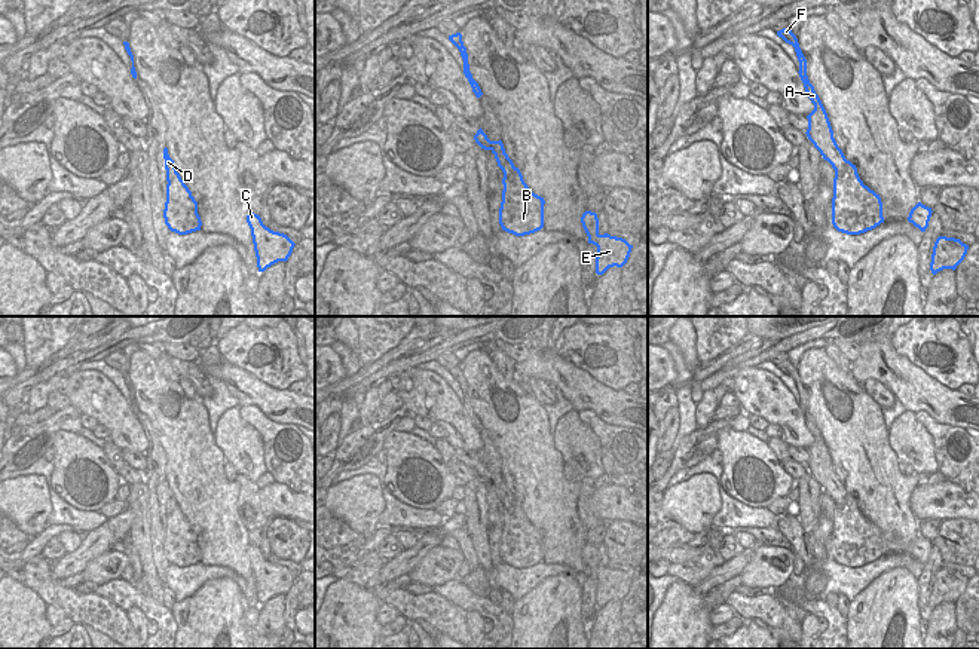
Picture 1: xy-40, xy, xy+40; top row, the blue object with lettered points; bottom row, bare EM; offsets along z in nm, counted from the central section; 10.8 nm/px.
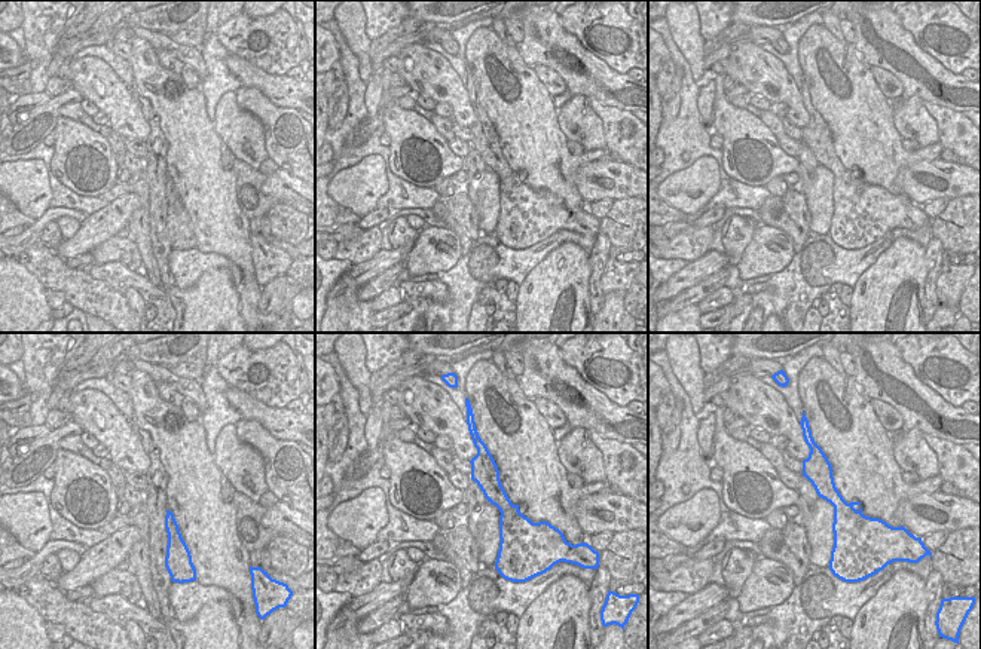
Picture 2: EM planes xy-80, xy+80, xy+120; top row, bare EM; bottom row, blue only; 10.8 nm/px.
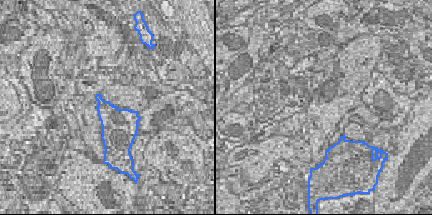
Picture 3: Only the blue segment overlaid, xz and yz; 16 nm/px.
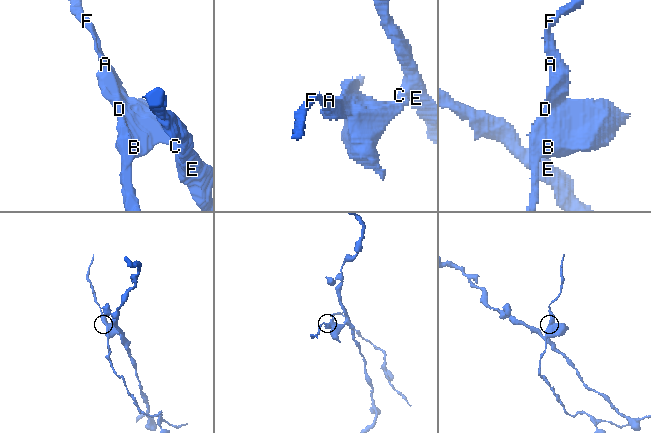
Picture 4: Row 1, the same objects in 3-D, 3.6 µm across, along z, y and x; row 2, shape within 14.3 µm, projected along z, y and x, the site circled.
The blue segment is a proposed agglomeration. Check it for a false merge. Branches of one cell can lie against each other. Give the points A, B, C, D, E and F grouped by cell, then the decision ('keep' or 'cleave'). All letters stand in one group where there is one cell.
A D F / B C E; cleave

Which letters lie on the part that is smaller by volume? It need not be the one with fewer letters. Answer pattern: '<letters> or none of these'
A, D, F

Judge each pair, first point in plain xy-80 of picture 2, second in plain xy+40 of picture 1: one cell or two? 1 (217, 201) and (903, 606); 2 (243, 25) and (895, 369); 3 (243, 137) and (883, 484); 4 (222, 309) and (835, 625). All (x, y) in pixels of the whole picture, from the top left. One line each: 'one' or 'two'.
1: two
2: two
3: two
4: two

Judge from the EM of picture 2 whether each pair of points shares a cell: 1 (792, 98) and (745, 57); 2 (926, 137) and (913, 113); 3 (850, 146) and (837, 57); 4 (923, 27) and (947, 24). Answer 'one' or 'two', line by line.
1: one
2: one
3: one
4: one

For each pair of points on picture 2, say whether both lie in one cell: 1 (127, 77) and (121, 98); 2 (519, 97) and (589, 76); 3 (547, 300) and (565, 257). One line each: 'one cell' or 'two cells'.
1: two cells
2: two cells
3: one cell

